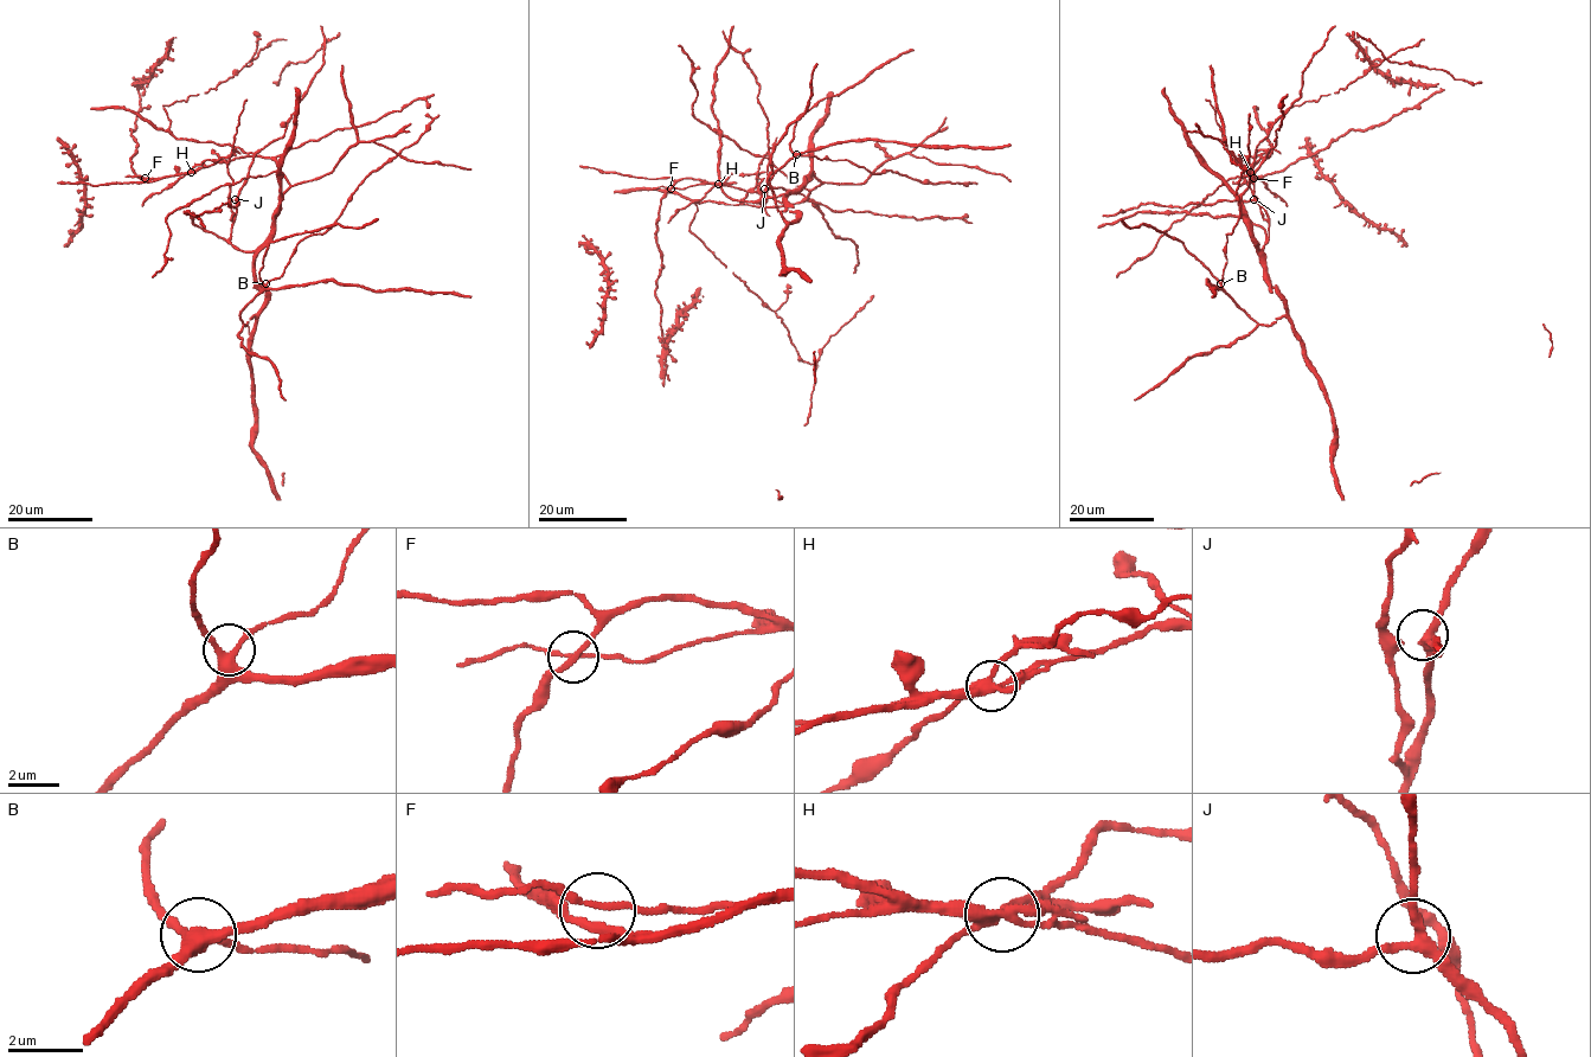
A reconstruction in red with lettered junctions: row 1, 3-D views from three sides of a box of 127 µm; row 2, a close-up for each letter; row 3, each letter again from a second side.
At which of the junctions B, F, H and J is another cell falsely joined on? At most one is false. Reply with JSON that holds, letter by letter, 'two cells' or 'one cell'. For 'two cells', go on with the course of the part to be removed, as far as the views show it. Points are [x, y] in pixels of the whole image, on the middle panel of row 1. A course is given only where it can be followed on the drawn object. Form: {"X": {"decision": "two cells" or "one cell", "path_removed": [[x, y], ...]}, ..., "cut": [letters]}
{"B": {"decision": "one cell"}, "F": {"decision": "one cell"}, "H": {"decision": "two cells", "path_removed": [[718, 184], [731, 173], [757, 173], [757, 189], [763, 192], [763, 206], [769, 216]]}, "J": {"decision": "one cell"}, "cut": ["H"]}

